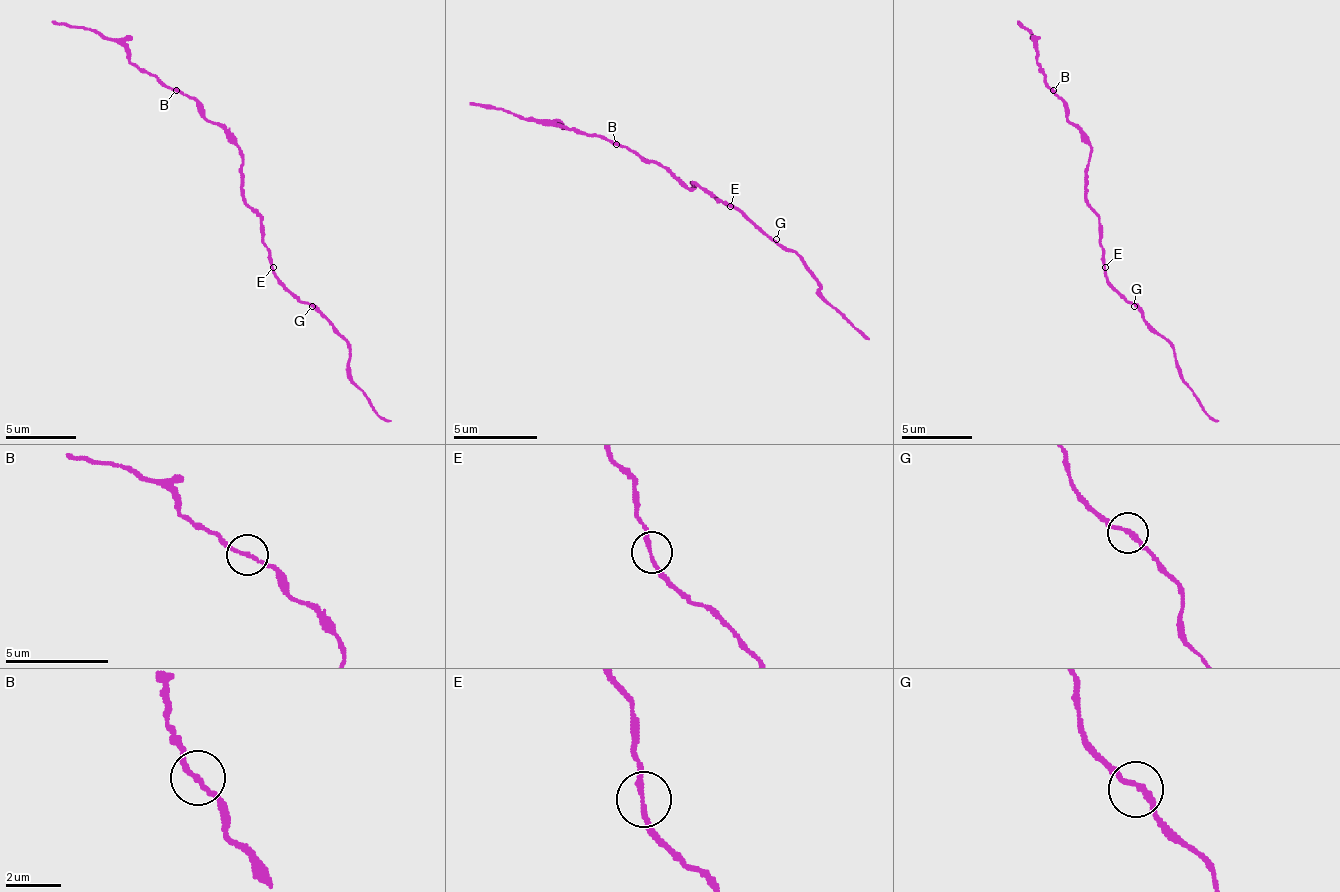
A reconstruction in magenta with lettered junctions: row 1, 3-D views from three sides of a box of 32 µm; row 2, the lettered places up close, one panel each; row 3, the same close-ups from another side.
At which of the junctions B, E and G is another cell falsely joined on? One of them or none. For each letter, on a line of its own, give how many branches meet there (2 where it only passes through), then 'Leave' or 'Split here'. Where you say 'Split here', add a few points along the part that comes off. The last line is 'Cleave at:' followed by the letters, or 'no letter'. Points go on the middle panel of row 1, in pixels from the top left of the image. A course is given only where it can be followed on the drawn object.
B: Branches: 2. Leave
E: Branches: 2. Leave
G: Branches: 2. Leave
Cleave at: no letter

